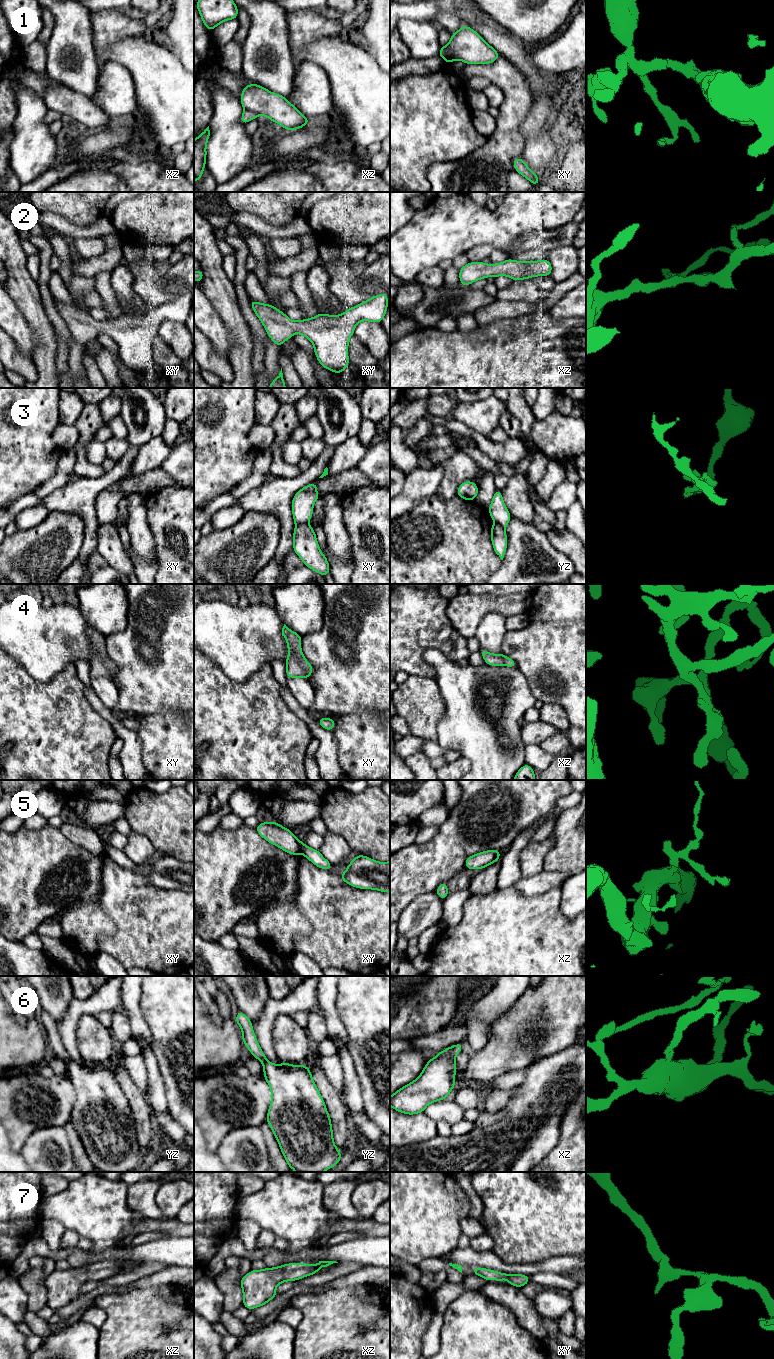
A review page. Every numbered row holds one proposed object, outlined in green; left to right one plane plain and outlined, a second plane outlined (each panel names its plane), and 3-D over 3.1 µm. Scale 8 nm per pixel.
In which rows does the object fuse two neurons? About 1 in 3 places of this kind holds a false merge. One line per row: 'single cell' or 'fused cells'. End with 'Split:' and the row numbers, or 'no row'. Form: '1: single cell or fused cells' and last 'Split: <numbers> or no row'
1: fused cells
2: single cell
3: fused cells
4: single cell
5: fused cells
6: single cell
7: single cell
Split: 1, 3, 5

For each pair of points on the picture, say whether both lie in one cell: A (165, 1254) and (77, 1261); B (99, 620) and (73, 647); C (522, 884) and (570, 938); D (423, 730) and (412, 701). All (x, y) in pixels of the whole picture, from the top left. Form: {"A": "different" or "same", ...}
{"A": "same", "B": "different", "C": "different", "D": "same"}

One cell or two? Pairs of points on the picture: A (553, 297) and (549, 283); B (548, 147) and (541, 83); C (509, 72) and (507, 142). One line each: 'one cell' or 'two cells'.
A: two cells
B: one cell
C: one cell

